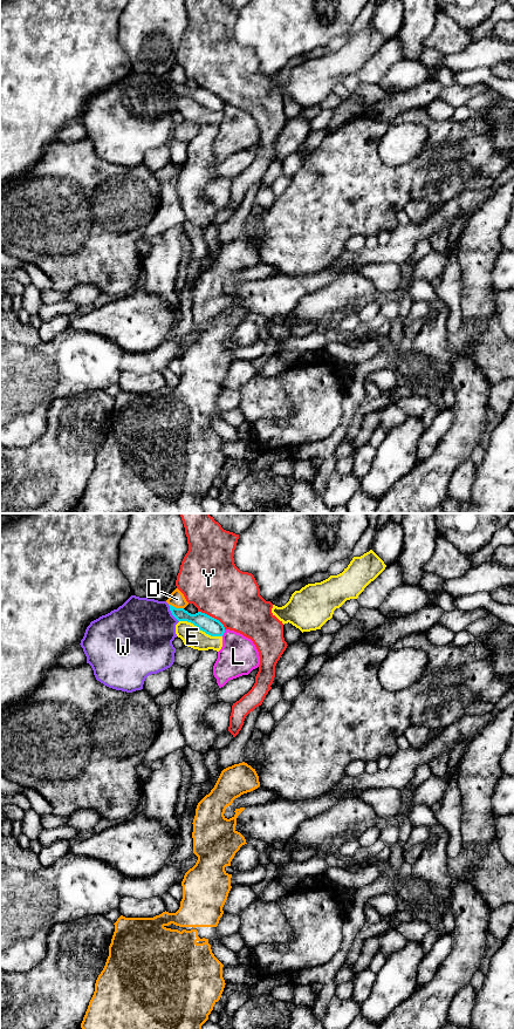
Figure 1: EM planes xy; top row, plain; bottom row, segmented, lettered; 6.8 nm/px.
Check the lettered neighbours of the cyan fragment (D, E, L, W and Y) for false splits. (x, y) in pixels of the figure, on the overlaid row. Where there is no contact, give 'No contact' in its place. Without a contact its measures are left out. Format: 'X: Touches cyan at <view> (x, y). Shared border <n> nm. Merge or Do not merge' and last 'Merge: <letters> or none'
D: Touches cyan at xy (175, 607). Shared border 110 nm. Do not merge
E: Touches cyan at xy (200, 629). Shared border 320 nm. Do not merge
L: Touches cyan at xy (224, 632). Shared border 50 nm. Do not merge
W: Touches cyan at xy (171, 612). Shared border 140 nm. Do not merge
Y: Touches cyan at xy (211, 617). Shared border 220 nm. Do not merge
Merge: none

